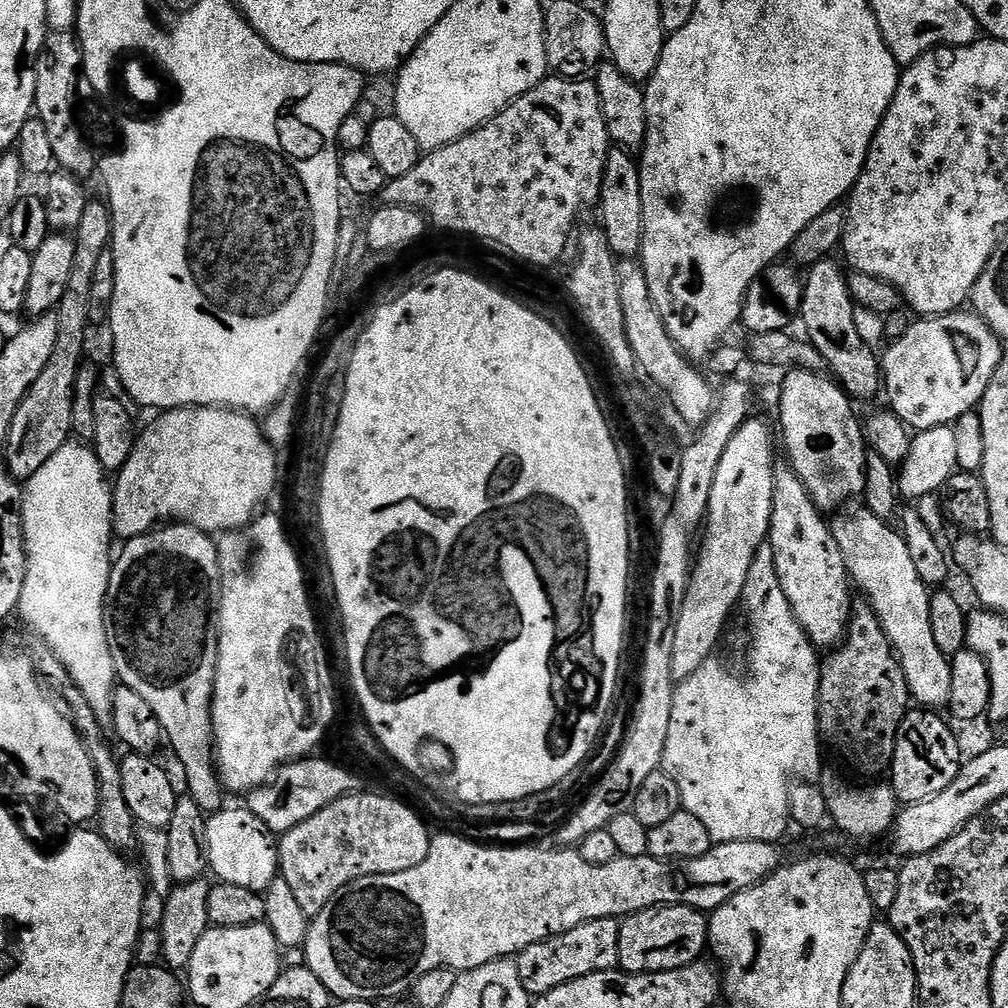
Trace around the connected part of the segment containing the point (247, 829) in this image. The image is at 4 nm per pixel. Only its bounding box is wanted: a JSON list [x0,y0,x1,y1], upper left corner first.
[206,806,280,894]

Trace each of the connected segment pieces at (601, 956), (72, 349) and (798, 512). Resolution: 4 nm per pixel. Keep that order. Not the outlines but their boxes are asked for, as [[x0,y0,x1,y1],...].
[[515,920,620,997],[3,199,112,482],[768,467,854,649]]

